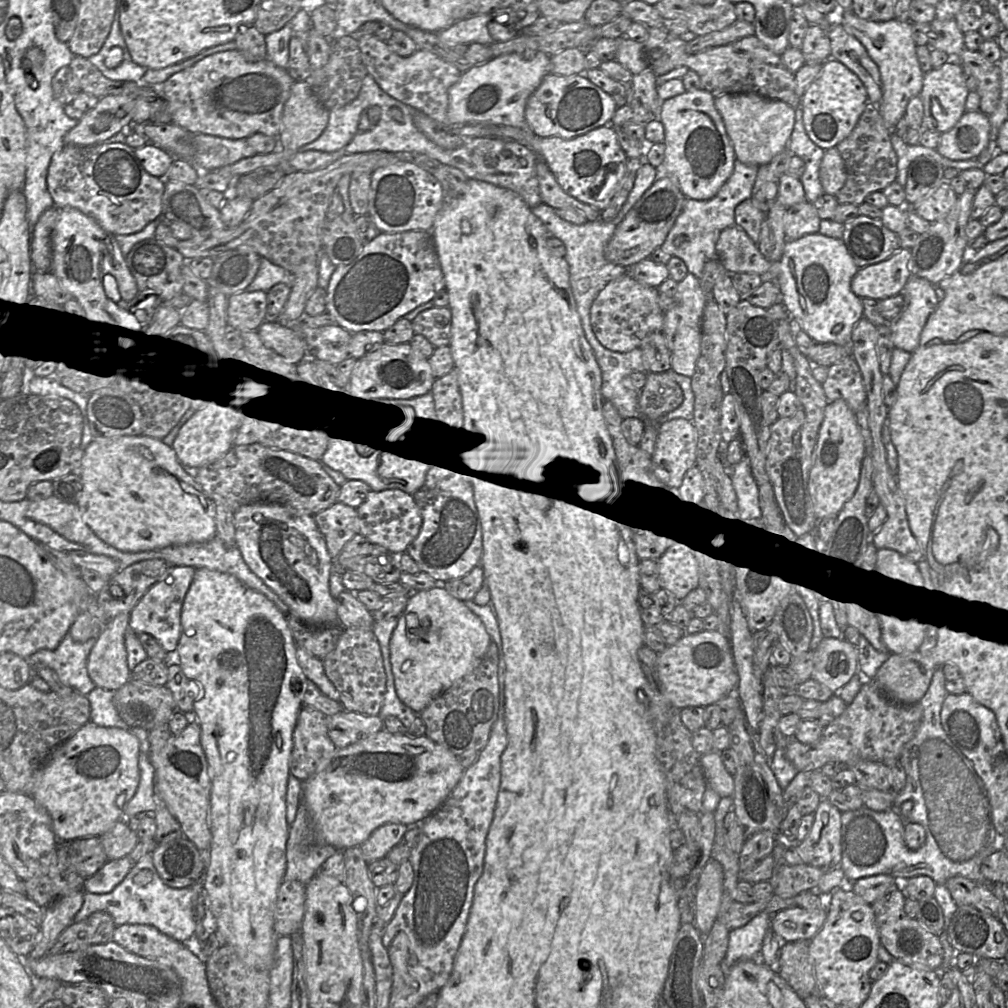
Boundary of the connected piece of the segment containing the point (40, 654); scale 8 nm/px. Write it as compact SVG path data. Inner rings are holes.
M68 632L55 650L41 649L29 658L31 679L36 675L37 665L46 665L57 673L63 684L87 696L96 688L87 671L88 656L96 640L75 642Z

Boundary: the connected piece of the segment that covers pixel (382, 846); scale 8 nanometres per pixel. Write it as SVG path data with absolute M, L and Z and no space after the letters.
M387 823L376 828L361 845L366 862L386 857L387 853L402 839L409 829L402 823Z

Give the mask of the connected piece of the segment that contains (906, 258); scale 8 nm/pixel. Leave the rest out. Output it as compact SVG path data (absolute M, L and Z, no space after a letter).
M901 247L888 259L859 268L851 281L852 291L860 298L871 298L877 301L900 294L911 276L910 259L911 249Z

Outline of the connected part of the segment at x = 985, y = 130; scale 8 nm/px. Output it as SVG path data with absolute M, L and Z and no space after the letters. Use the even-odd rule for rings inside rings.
M981 111L965 112L952 129L941 134L937 151L951 160L977 157L989 143L989 116Z

